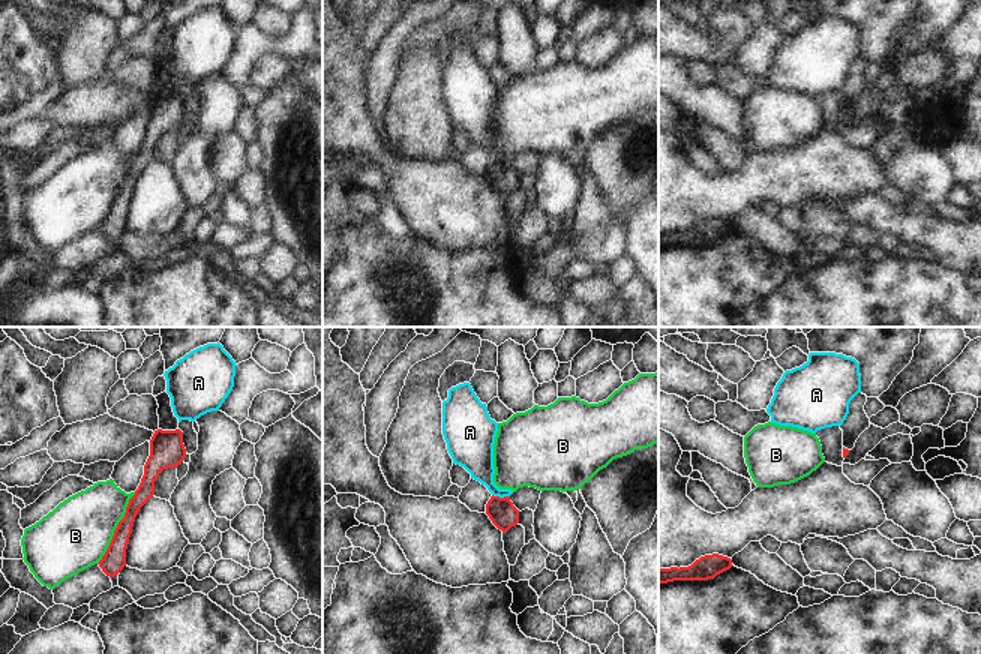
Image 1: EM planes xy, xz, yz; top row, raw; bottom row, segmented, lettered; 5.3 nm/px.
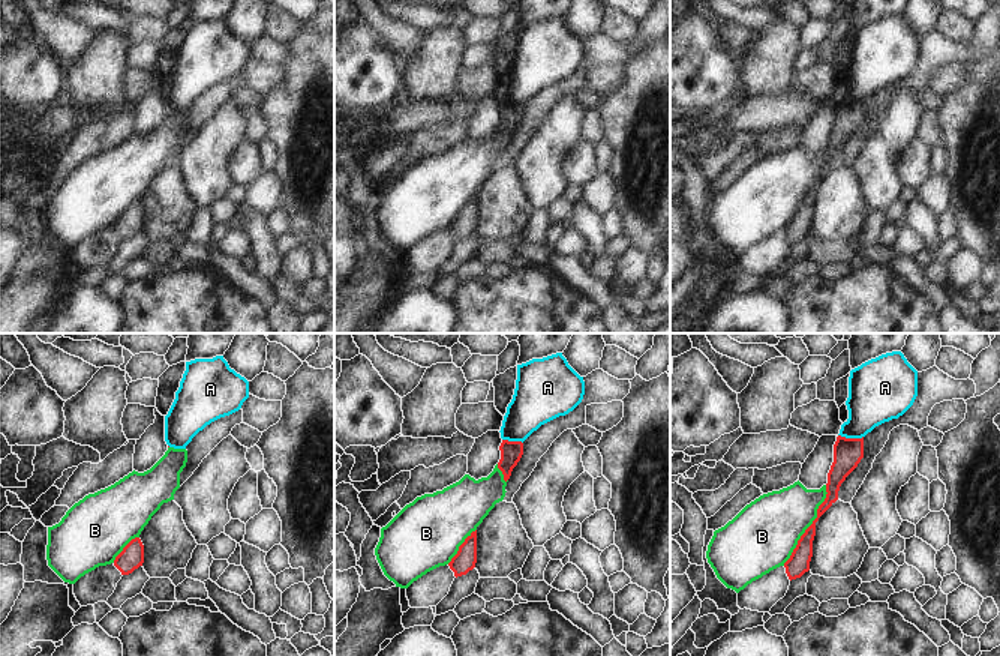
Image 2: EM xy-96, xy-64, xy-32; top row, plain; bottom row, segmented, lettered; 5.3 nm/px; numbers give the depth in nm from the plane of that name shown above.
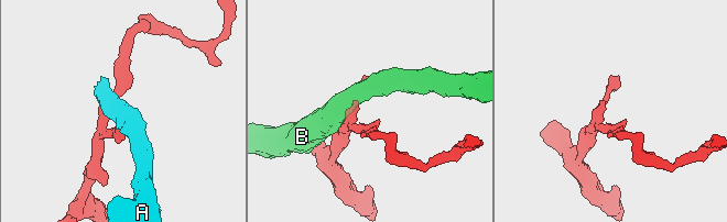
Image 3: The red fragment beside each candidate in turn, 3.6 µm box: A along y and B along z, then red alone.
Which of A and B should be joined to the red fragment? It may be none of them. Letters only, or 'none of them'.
none of them.

